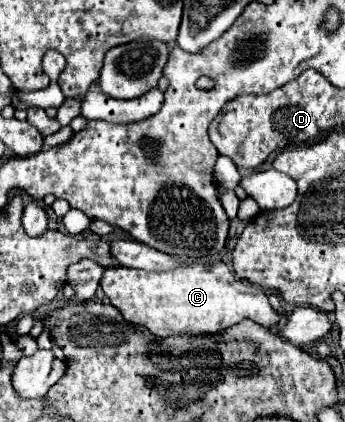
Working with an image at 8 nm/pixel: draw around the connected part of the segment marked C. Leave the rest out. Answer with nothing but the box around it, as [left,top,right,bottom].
[102,261,278,337]

